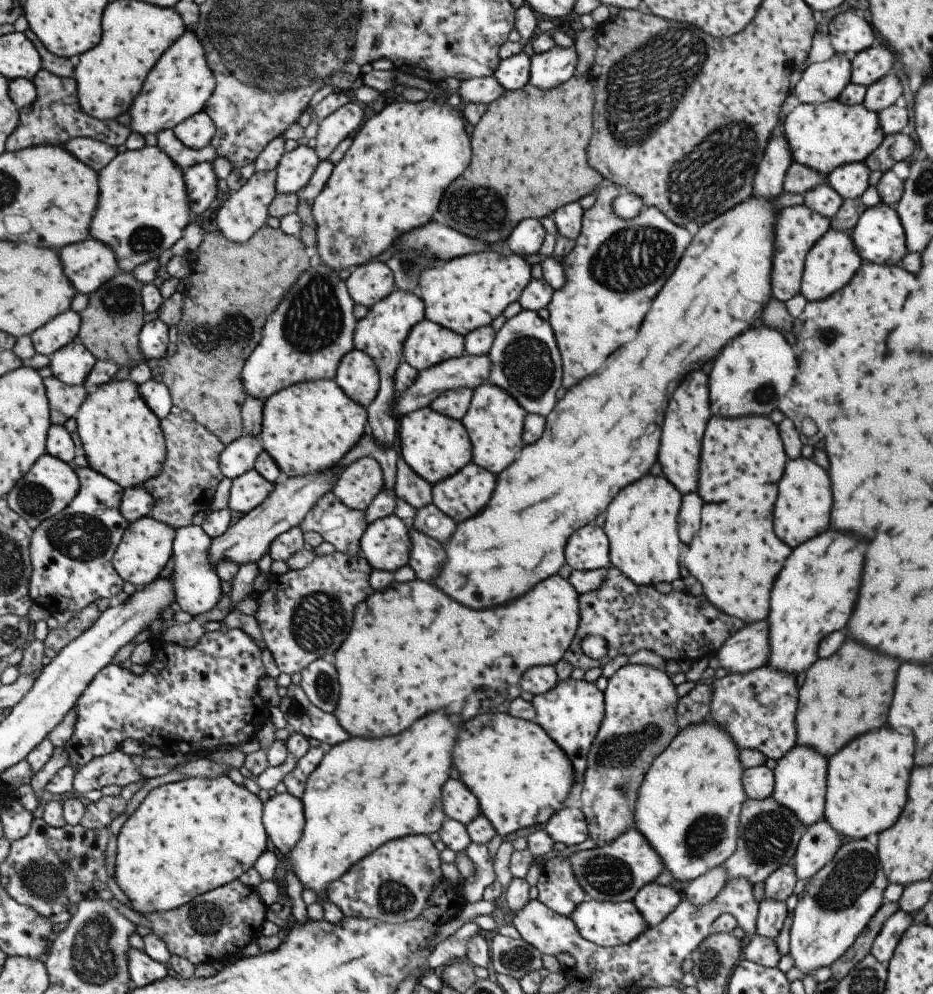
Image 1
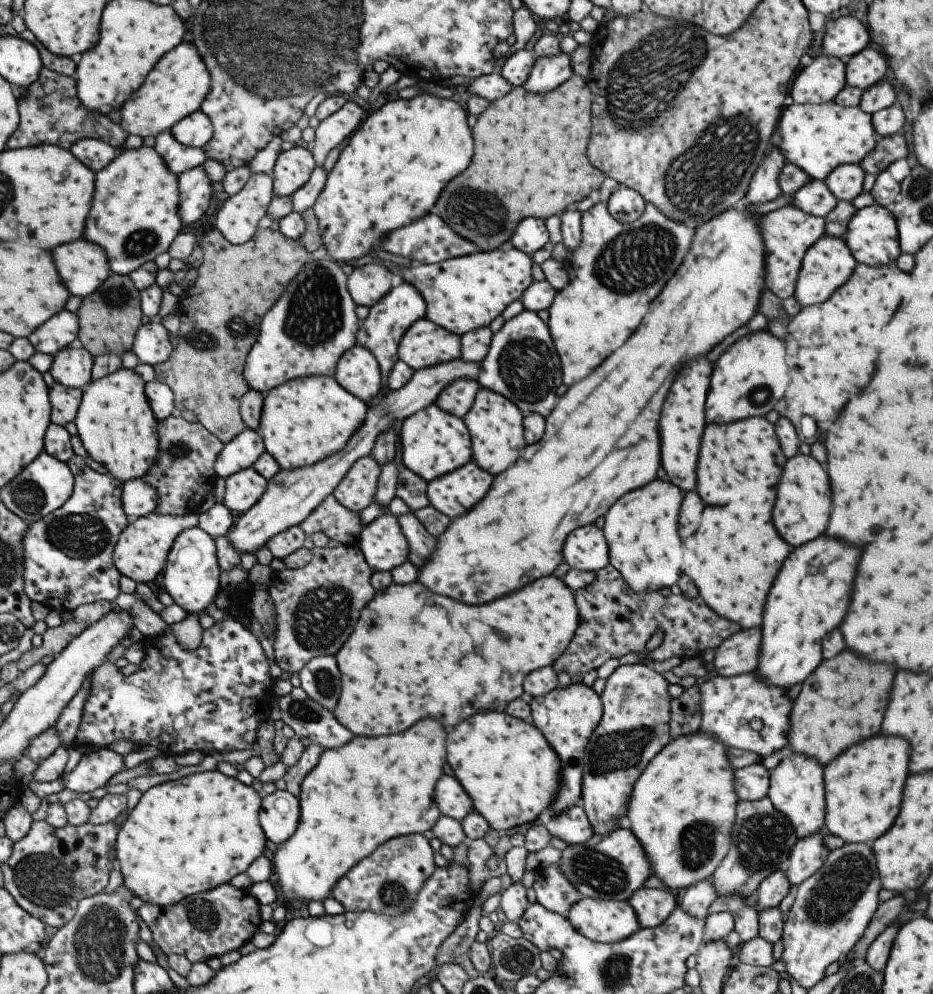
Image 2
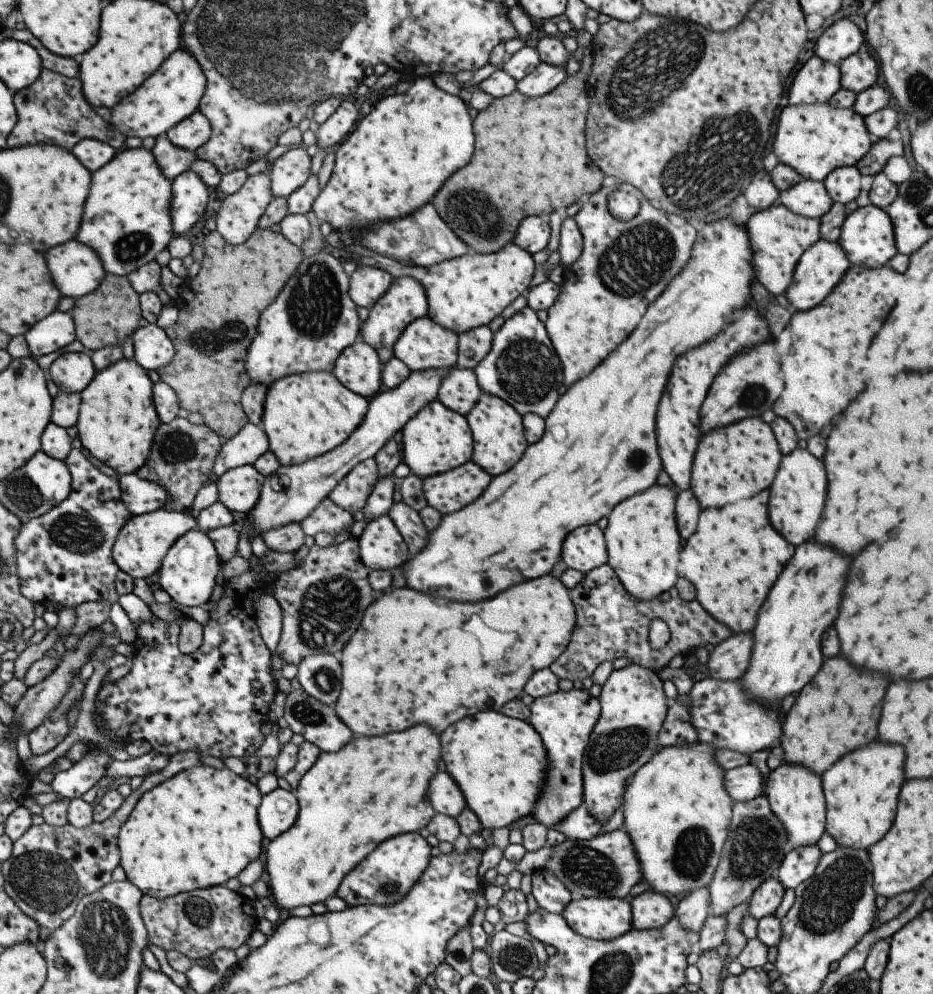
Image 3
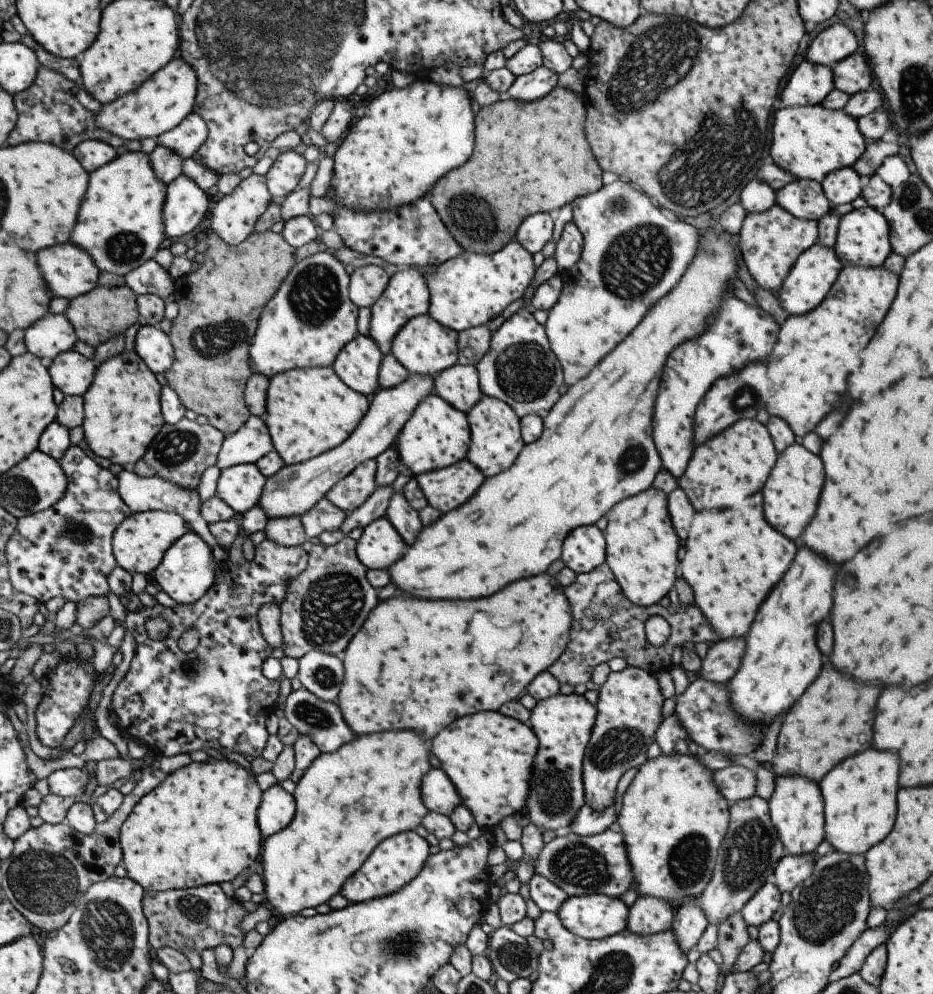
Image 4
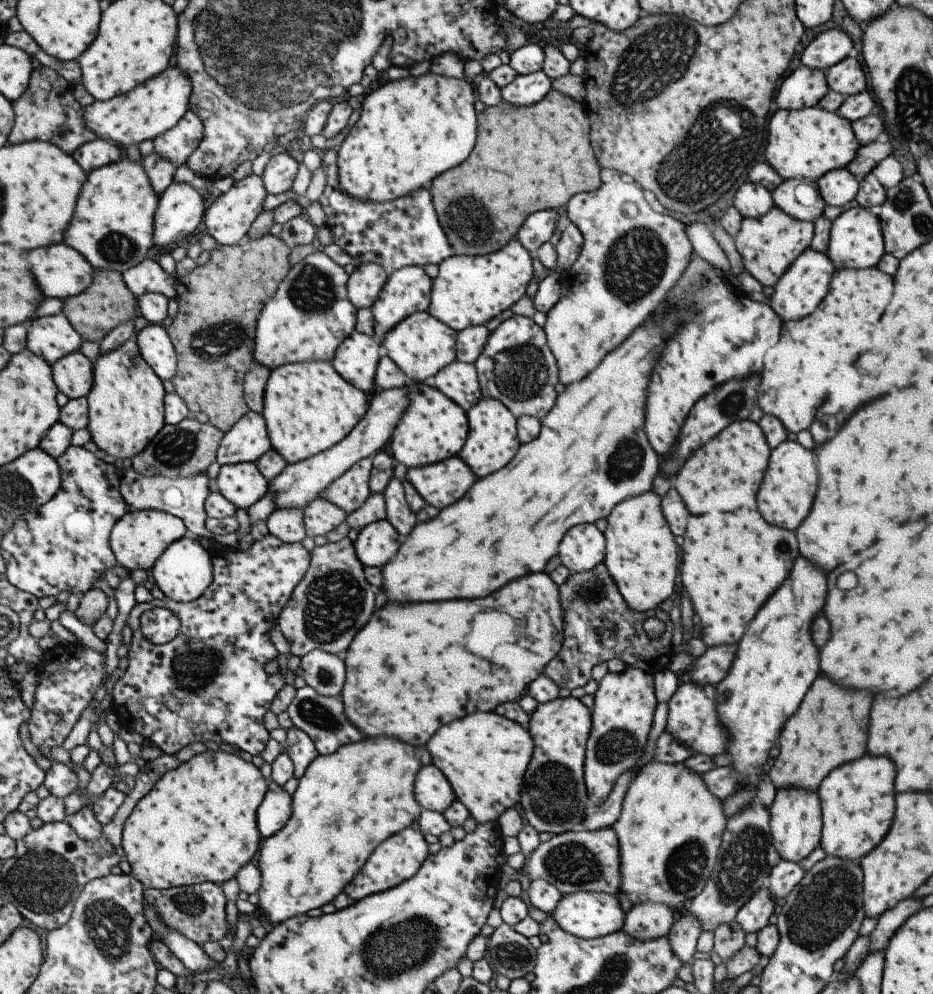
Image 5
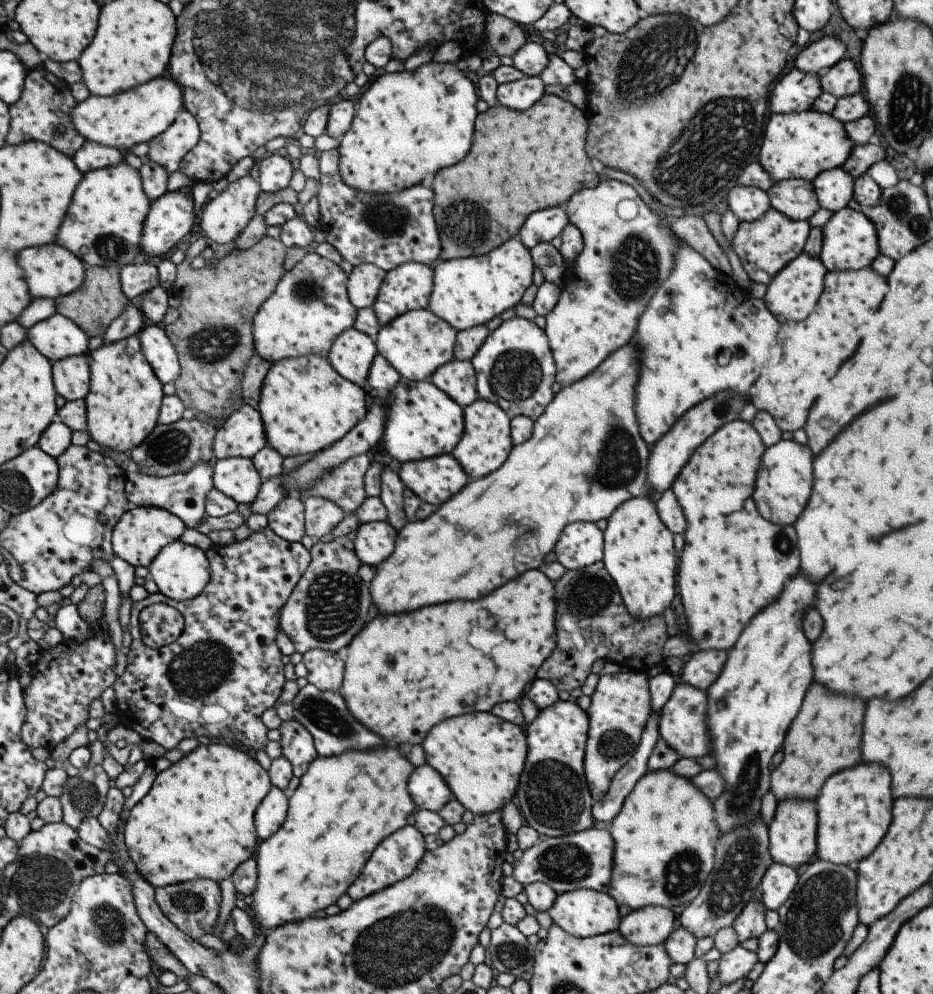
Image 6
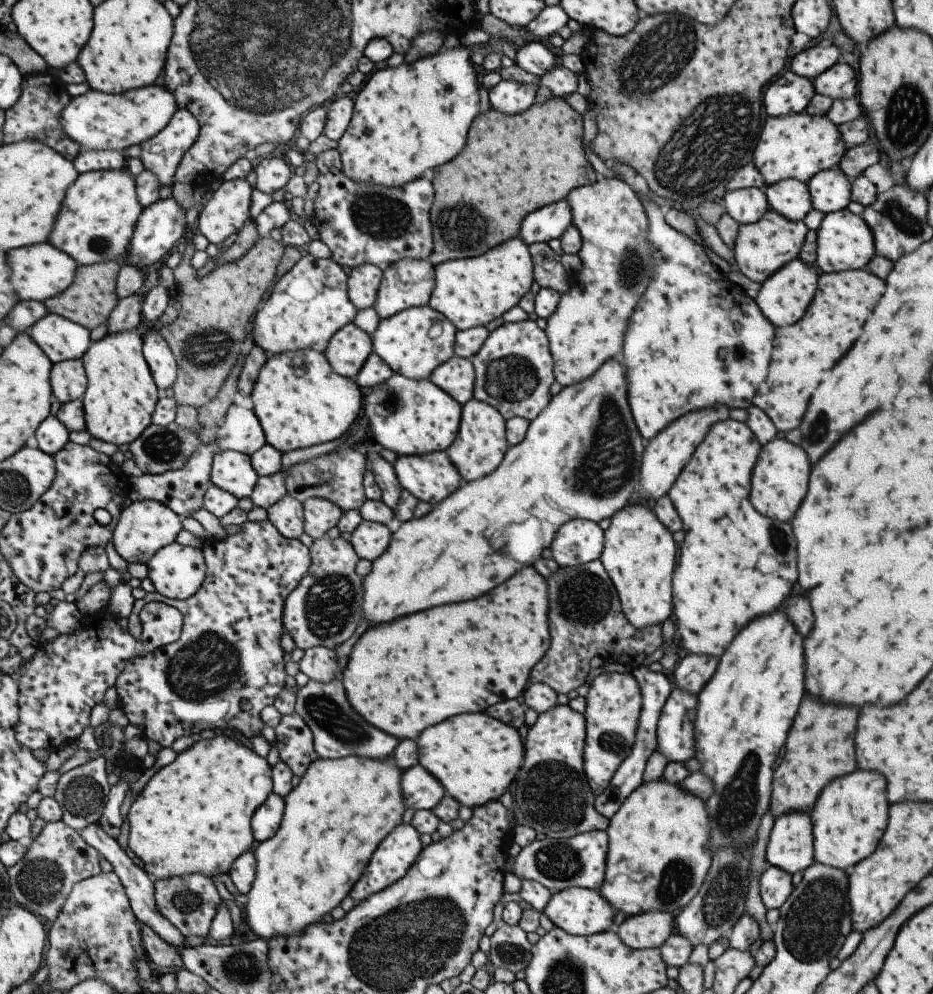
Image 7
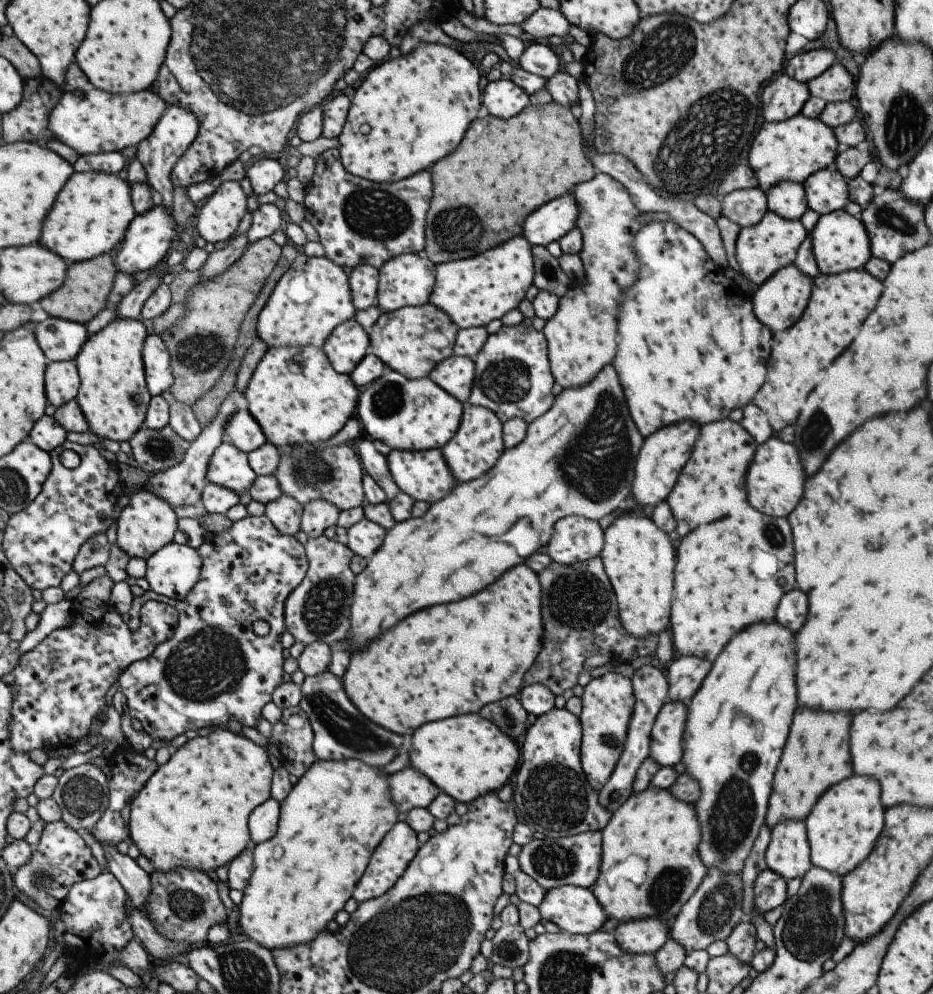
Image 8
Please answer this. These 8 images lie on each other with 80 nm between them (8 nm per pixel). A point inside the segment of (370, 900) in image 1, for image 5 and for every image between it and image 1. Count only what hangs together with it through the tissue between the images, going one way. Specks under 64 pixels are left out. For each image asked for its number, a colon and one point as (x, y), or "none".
2: (385, 882)
3: (385, 876)
4: (398, 859)
5: (397, 859)

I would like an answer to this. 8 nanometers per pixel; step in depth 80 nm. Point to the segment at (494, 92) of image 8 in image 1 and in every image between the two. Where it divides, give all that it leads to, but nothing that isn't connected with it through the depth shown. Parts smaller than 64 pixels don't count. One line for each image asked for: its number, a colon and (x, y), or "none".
1: (554, 66)
2: (546, 73)
3: (544, 77)
4: (532, 86)
5: (523, 90)
6: (520, 94)
7: (510, 97)

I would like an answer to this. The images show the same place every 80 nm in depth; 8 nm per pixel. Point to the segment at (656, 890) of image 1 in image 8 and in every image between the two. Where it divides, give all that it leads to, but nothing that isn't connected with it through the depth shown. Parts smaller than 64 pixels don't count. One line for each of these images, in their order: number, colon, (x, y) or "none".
2: (651, 906)
3: (650, 910)
4: (648, 915)
5: (646, 920)
6: (649, 925)
7: (650, 929)
8: (646, 936)

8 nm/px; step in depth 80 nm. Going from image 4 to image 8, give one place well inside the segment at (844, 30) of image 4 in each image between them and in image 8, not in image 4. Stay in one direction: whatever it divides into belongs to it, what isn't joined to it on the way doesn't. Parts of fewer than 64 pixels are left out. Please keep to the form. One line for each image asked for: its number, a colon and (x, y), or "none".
5: (827, 48)
6: (819, 55)
7: (809, 62)
8: (805, 66)

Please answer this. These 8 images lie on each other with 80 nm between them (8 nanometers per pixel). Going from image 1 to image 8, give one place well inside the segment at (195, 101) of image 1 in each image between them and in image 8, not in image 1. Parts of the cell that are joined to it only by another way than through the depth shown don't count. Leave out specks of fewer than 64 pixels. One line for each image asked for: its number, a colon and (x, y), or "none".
2: (176, 89)
3: (175, 92)
4: (158, 105)
5: (152, 108)
6: (122, 121)
7: (96, 120)
8: (94, 121)

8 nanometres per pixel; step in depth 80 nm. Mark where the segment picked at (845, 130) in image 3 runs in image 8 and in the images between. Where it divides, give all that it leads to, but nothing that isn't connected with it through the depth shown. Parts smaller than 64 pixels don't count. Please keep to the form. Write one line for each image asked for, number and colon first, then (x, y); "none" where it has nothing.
4: (810, 141)
5: (805, 143)
6: (800, 145)
7: (796, 146)
8: (790, 150)

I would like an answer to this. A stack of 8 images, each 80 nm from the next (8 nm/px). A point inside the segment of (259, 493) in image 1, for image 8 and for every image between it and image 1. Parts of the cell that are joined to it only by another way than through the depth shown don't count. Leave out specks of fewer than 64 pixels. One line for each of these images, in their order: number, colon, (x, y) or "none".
2: (242, 490)
3: (238, 488)
4: (239, 486)
5: (241, 484)
6: (235, 477)
7: (230, 471)
8: (228, 467)

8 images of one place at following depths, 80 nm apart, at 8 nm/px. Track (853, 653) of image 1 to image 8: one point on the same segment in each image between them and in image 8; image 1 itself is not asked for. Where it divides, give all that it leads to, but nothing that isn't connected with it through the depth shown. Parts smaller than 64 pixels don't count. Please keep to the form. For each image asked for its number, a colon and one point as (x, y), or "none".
2: (841, 701)
3: (837, 711)
4: (829, 722)
5: (830, 726)
6: (824, 738)
7: (819, 747)
8: (816, 754)

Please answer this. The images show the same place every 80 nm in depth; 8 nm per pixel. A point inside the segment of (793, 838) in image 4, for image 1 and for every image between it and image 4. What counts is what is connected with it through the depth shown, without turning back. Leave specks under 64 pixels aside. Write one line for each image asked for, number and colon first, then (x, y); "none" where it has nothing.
1: (799, 784)
2: (796, 788)
3: (794, 793)

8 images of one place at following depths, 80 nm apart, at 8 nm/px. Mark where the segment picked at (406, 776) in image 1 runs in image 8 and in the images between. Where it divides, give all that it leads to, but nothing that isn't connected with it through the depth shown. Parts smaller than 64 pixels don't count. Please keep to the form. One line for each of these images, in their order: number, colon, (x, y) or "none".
2: (370, 789)
3: (384, 779)
4: (347, 801)
5: (344, 804)
6: (344, 805)
7: (340, 810)
8: (329, 823)

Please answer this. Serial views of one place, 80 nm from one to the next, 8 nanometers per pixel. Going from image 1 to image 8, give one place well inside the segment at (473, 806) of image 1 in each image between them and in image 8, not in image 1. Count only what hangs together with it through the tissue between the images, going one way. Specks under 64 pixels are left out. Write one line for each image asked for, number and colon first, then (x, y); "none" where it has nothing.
2: (452, 801)
3: (444, 795)
4: (437, 792)
5: (432, 791)
6: (427, 789)
7: (421, 790)
8: (407, 788)

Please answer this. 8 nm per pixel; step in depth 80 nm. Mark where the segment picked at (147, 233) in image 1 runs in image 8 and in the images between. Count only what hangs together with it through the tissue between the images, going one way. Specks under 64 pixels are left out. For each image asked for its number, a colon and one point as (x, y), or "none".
2: (135, 217)
3: (127, 219)
4: (120, 223)
5: (113, 225)
6: (107, 218)
7: (101, 213)
8: (94, 211)

